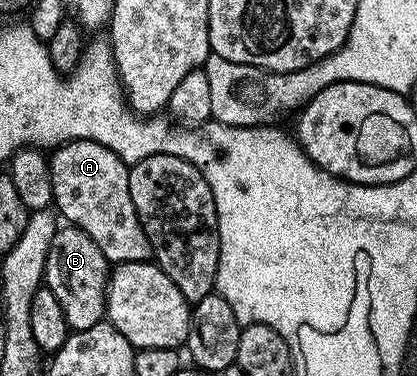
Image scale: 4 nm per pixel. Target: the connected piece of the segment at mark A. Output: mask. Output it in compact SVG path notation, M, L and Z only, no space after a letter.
M73 139L71 143L61 143L51 152L48 168L52 174L52 197L54 207L62 216L65 224L85 231L102 249L109 264L118 263L147 263L152 259L152 246L138 221L138 213L134 209L134 201L130 201L130 181L128 180L129 164L123 163L106 145L96 143L92 139Z

